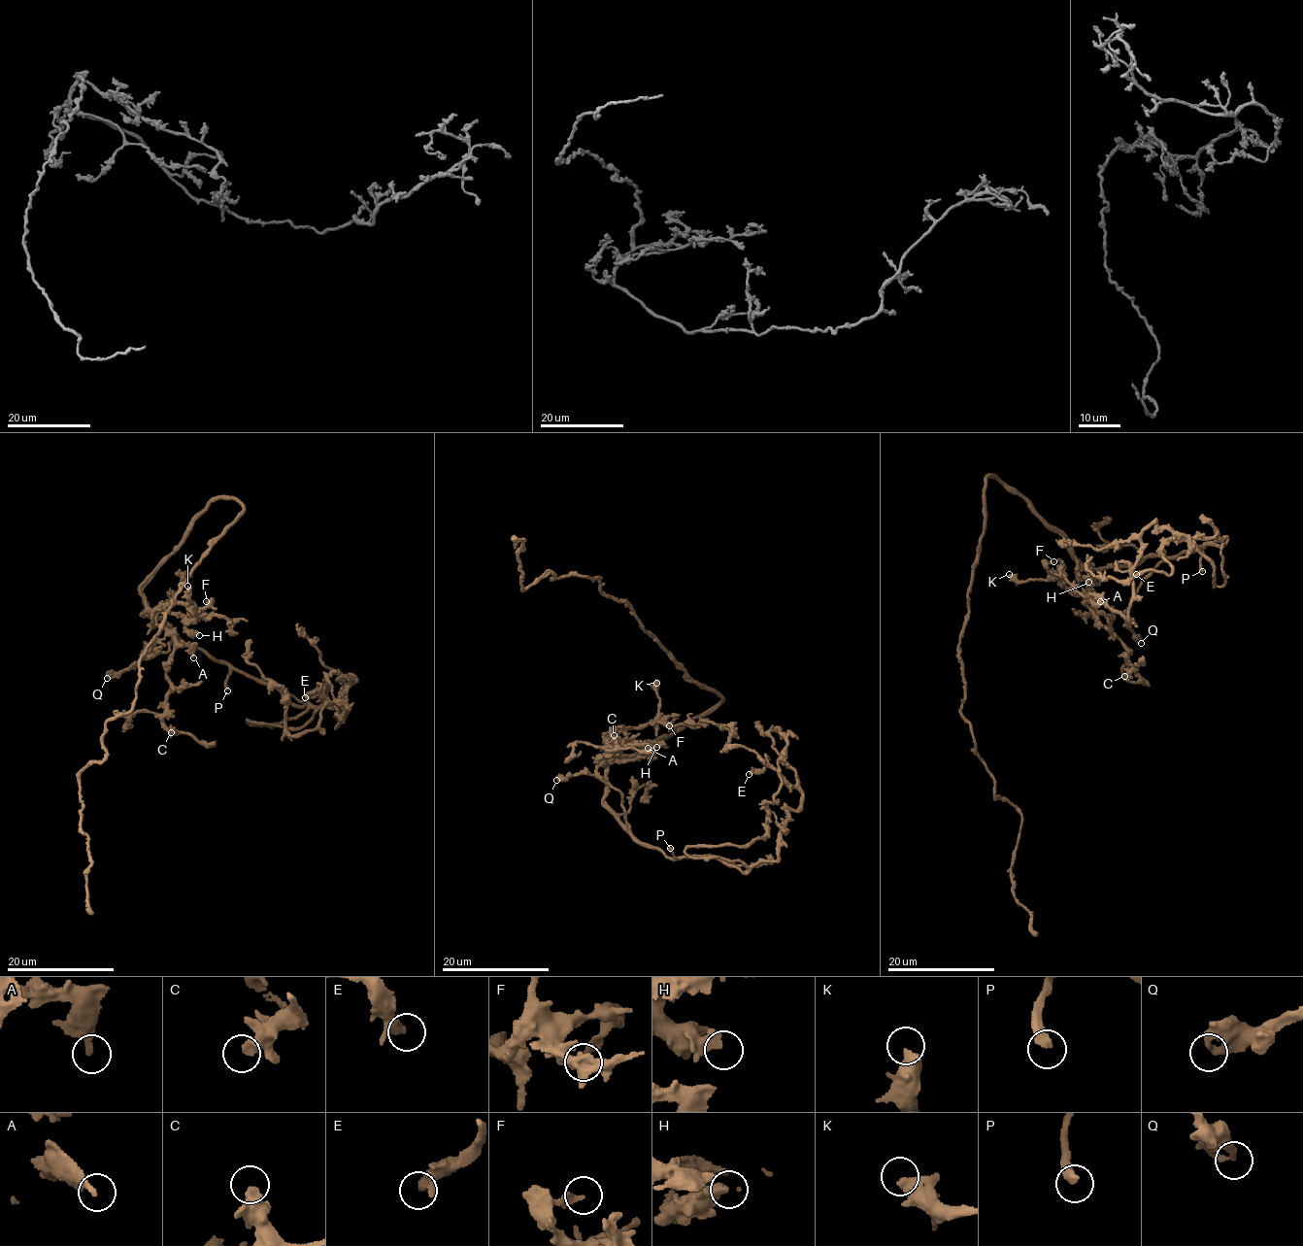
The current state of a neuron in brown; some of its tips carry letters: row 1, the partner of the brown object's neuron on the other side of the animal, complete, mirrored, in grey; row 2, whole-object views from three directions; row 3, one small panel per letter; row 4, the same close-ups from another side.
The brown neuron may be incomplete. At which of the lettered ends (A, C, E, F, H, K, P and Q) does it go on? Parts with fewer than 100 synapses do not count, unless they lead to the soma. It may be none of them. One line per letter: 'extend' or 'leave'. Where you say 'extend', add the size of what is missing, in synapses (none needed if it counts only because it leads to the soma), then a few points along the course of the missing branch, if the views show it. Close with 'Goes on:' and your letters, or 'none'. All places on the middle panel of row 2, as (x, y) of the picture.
A: leave
C: leave
E: leave
F: leave
H: leave
K: leave
P: extend; about 200 synapses; missing branch runs (670, 848), (747, 837), (755, 816), (780, 790), (736, 745), (695, 745)
Q: leave
Goes on: P

